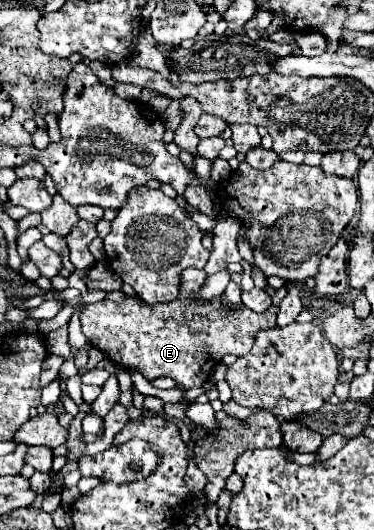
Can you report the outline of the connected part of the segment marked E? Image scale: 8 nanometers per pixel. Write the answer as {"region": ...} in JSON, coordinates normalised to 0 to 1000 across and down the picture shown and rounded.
{"region":[[[495,508],[495,511],[484,511],[479,557],[457,572],[393,575],[393,572],[372,568],[356,557],[334,557],[334,564],[318,568],[318,572],[291,568],[291,564],[275,564],[265,572],[243,572],[217,591],[222,632],[238,640],[238,647],[249,655],[275,662],[297,677],[297,685],[307,685],[313,692],[324,692],[334,700],[350,700],[350,704],[366,700],[398,719],[414,715],[414,711],[457,711],[484,738],[500,738],[511,730],[532,730],[548,719],[559,719],[559,711],[570,708],[575,689],[586,689],[591,677],[607,666],[612,670],[634,670],[634,674],[639,670],[660,670],[660,662],[671,662],[682,625],[735,617],[741,613],[735,602],[741,602],[741,587],[746,587],[741,575],[725,575],[703,591],[682,591],[682,587],[671,587],[655,575],[612,575],[618,587],[602,591],[596,579],[607,572],[596,568],[596,560],[570,564],[570,568],[516,564],[516,553],[543,542],[548,526],[553,526],[553,515],[543,508]]]}

